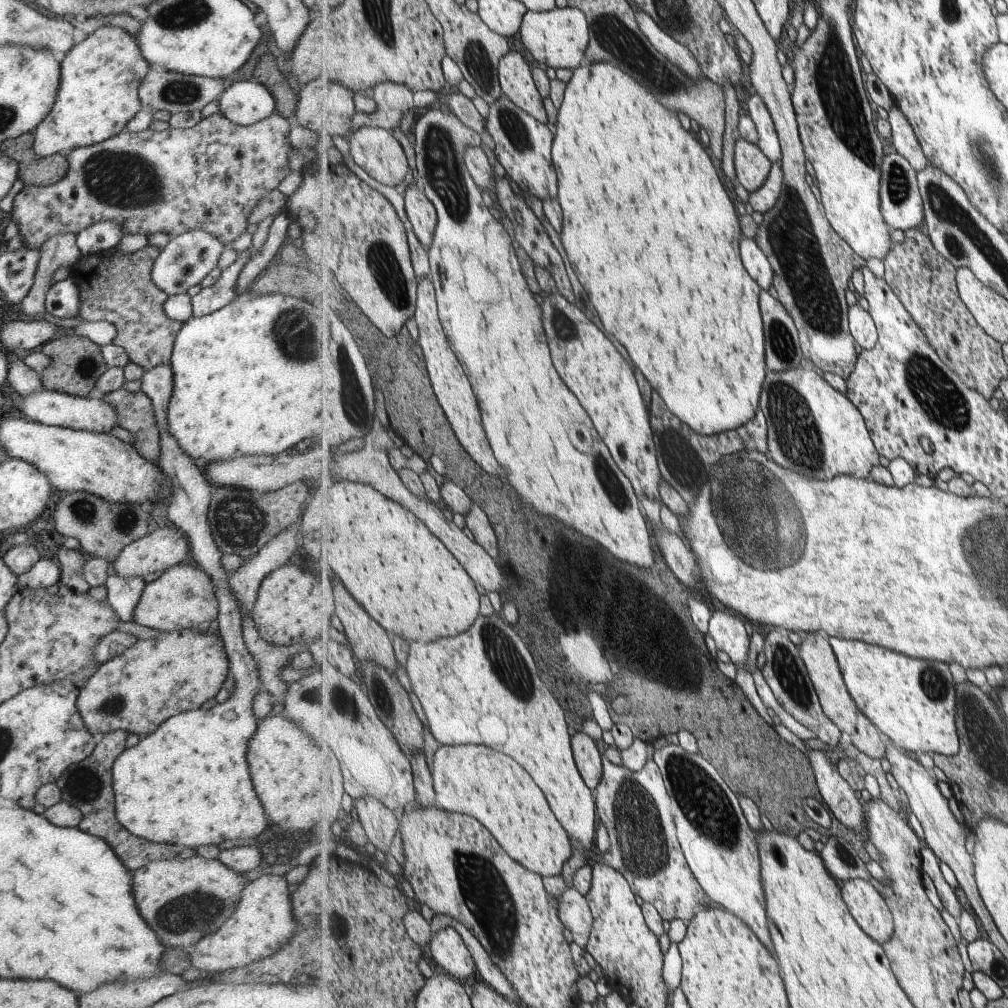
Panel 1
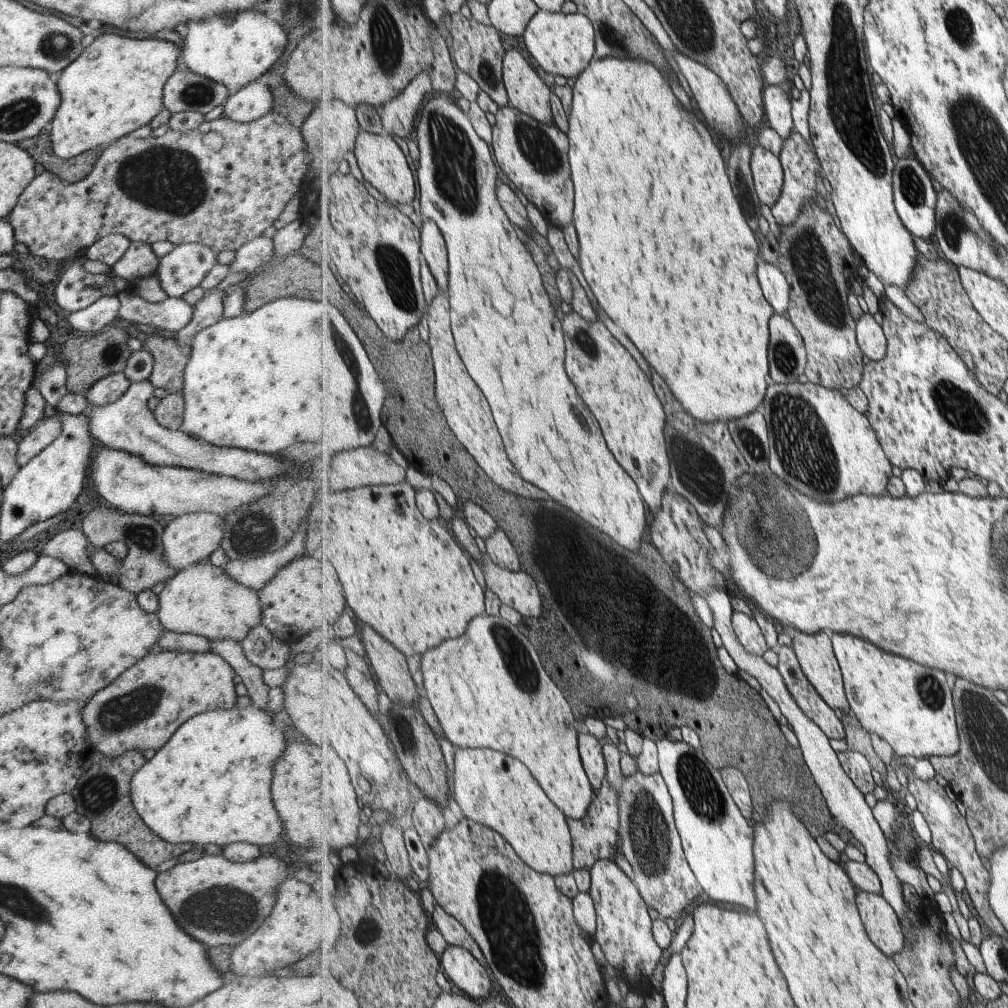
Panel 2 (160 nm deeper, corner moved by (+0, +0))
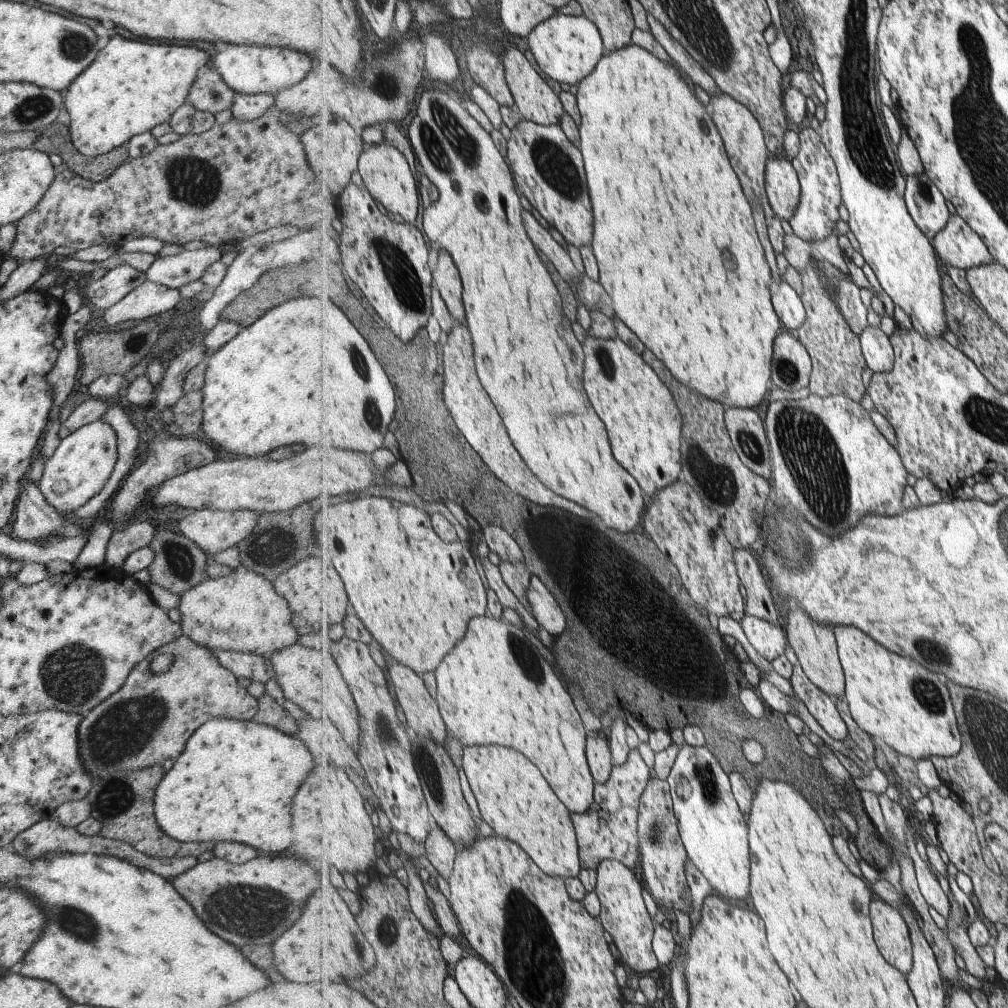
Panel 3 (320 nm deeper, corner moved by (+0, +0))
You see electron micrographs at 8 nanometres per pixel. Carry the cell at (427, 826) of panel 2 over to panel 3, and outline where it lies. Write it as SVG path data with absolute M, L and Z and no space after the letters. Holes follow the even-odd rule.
M437 826L434 831L431 831L430 837L425 843L425 850L432 866L437 870L438 874L450 884L452 875L456 870L459 852L452 838L441 826Z

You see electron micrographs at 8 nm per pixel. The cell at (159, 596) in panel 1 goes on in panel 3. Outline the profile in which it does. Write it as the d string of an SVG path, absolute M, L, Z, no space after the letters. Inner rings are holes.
M239 565L228 575L212 579L206 576L198 586L191 587L180 596L179 607L181 613L180 629L199 646L215 651L235 651L238 653L255 653L267 656L293 643L311 638L292 616L289 605L273 588L272 582L267 581L256 572L247 570Z

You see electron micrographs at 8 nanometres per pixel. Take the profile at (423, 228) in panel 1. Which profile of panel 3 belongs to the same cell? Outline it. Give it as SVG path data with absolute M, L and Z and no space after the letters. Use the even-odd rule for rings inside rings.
M438 251L437 266L434 270L434 282L439 286L443 300L457 322L467 324L465 306L463 306L463 284L453 257L447 252Z

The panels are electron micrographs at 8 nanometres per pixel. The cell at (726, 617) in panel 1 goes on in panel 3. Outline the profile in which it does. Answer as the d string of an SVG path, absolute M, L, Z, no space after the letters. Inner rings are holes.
M749 614L745 615L739 624L753 648L769 661L783 656L787 646L790 646L786 629L780 625Z

